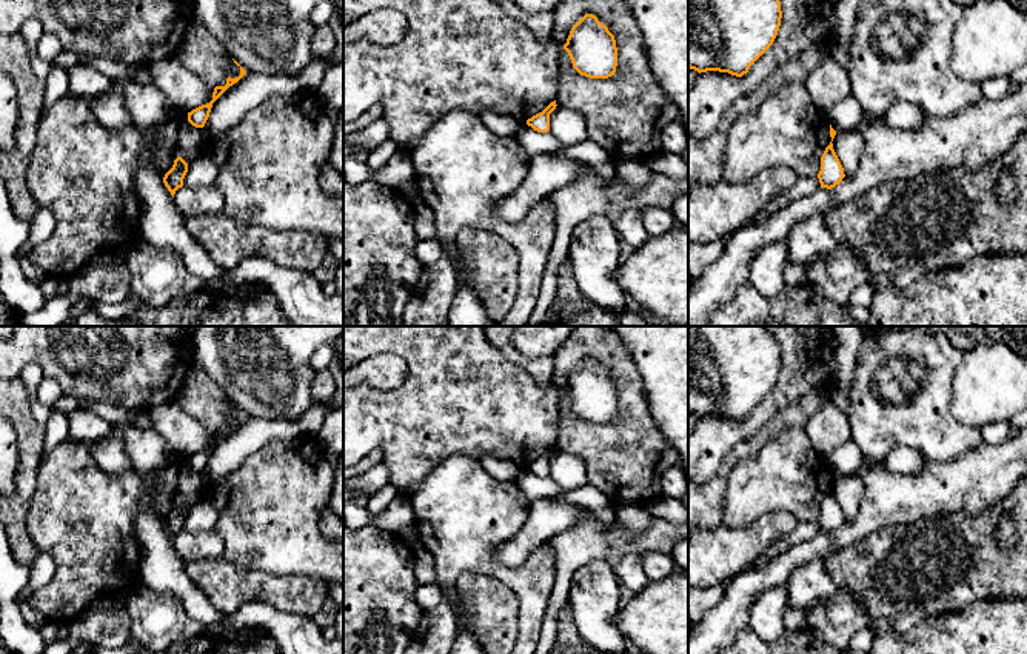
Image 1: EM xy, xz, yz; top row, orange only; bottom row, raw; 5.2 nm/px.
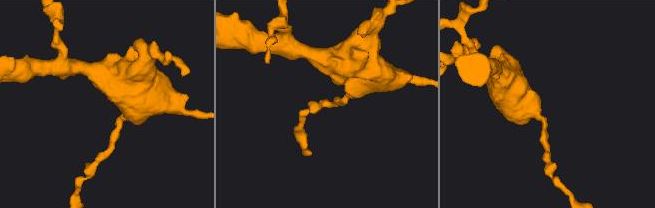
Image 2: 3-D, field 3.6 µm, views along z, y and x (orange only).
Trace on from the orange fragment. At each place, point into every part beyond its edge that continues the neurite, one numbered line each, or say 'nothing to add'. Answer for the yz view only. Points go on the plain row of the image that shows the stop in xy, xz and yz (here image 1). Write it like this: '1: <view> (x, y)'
nothing to add

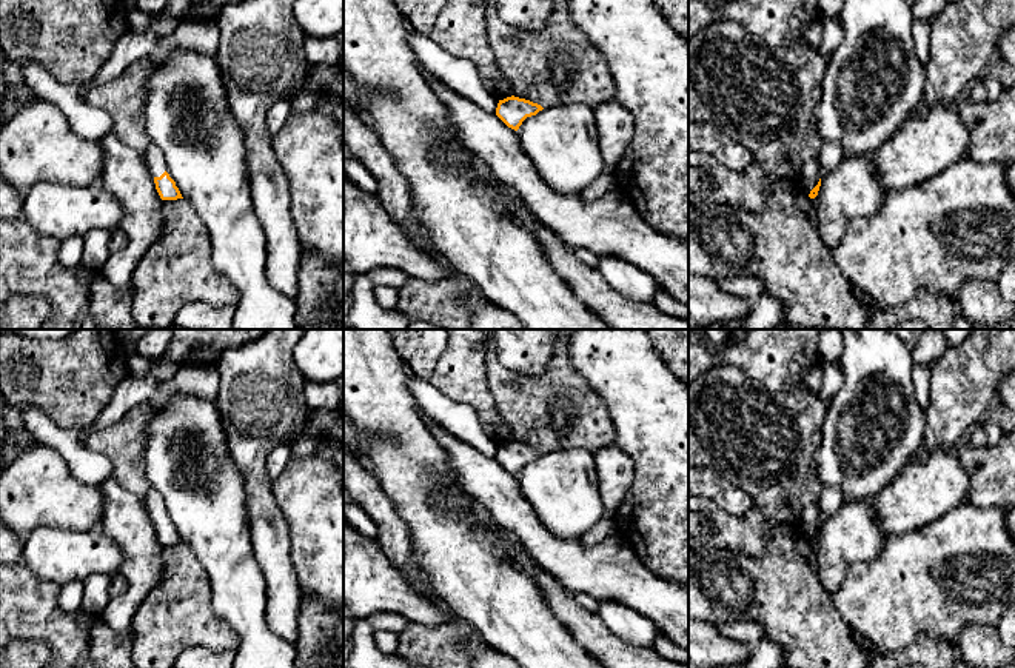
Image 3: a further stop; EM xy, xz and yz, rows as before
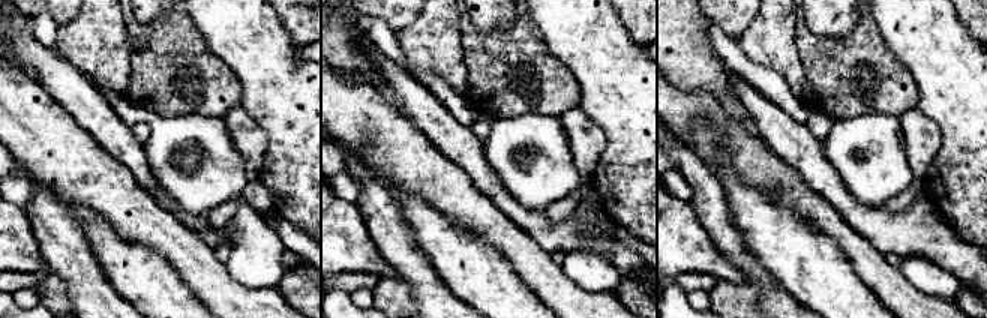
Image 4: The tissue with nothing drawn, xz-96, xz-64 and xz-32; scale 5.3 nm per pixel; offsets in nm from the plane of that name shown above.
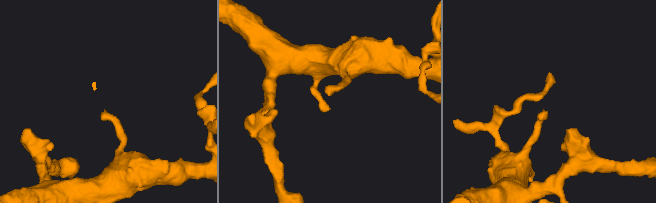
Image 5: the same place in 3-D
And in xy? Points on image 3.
1: xy (154, 504)

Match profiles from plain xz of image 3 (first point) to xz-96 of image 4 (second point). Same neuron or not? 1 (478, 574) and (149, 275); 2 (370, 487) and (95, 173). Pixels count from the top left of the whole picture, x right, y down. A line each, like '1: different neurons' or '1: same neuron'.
1: same neuron
2: different neurons

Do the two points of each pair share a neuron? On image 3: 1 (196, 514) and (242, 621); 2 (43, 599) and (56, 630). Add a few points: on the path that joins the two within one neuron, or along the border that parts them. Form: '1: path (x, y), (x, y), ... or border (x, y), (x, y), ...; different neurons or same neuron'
1: path (221, 541), (237, 582), (237, 594); same neuron
2: path (43, 607), (43, 617), (48, 622); same neuron

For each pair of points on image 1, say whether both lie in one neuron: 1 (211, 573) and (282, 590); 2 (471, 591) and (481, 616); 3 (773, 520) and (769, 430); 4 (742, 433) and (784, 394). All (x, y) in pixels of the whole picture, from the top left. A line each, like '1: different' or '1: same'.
1: same
2: same
3: different
4: same

